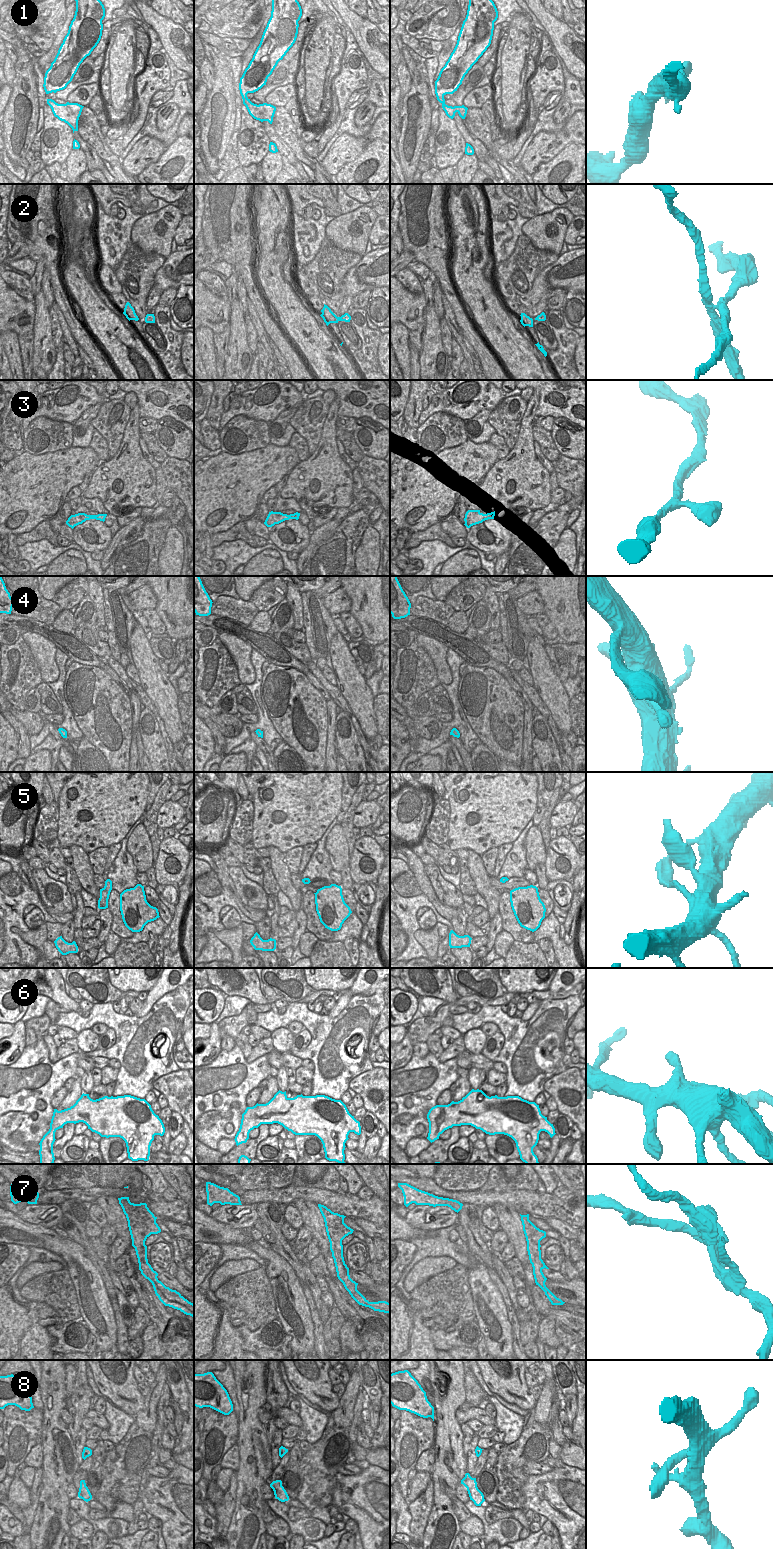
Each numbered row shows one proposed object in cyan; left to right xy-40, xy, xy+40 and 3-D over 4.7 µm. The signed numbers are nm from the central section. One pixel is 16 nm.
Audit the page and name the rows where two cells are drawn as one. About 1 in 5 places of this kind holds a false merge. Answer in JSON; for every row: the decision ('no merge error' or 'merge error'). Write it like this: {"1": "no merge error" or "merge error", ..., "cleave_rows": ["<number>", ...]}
{"1": "no merge error", "2": "merge error", "3": "no merge error", "4": "no merge error", "5": "no merge error", "6": "no merge error", "7": "merge error", "8": "no merge error", "cleave_rows": ["2", "7"]}

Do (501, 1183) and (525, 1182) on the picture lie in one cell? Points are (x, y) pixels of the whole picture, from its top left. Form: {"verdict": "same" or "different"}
{"verdict": "same"}

